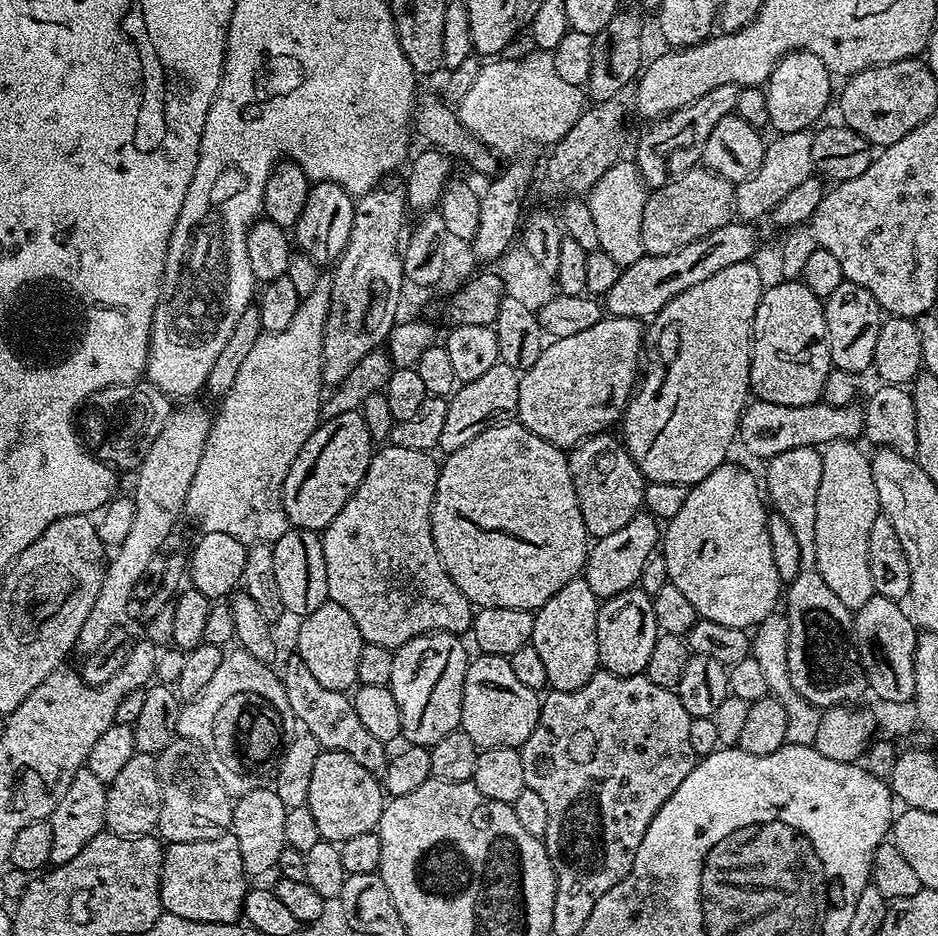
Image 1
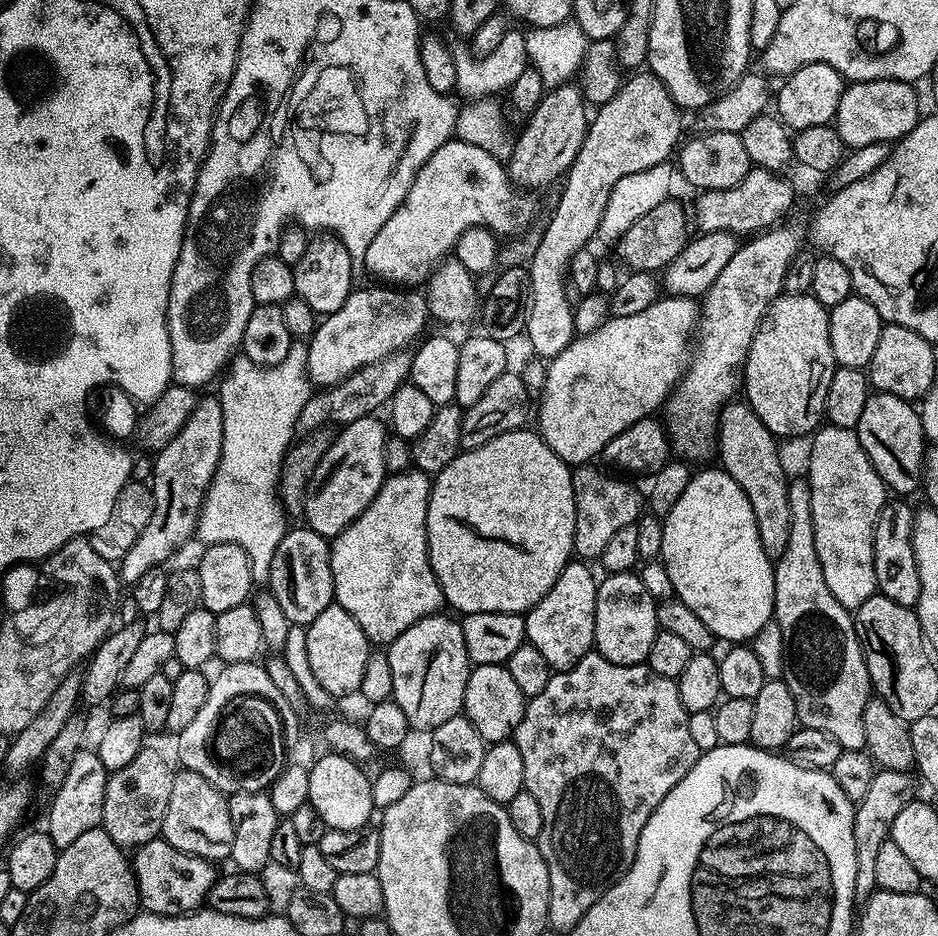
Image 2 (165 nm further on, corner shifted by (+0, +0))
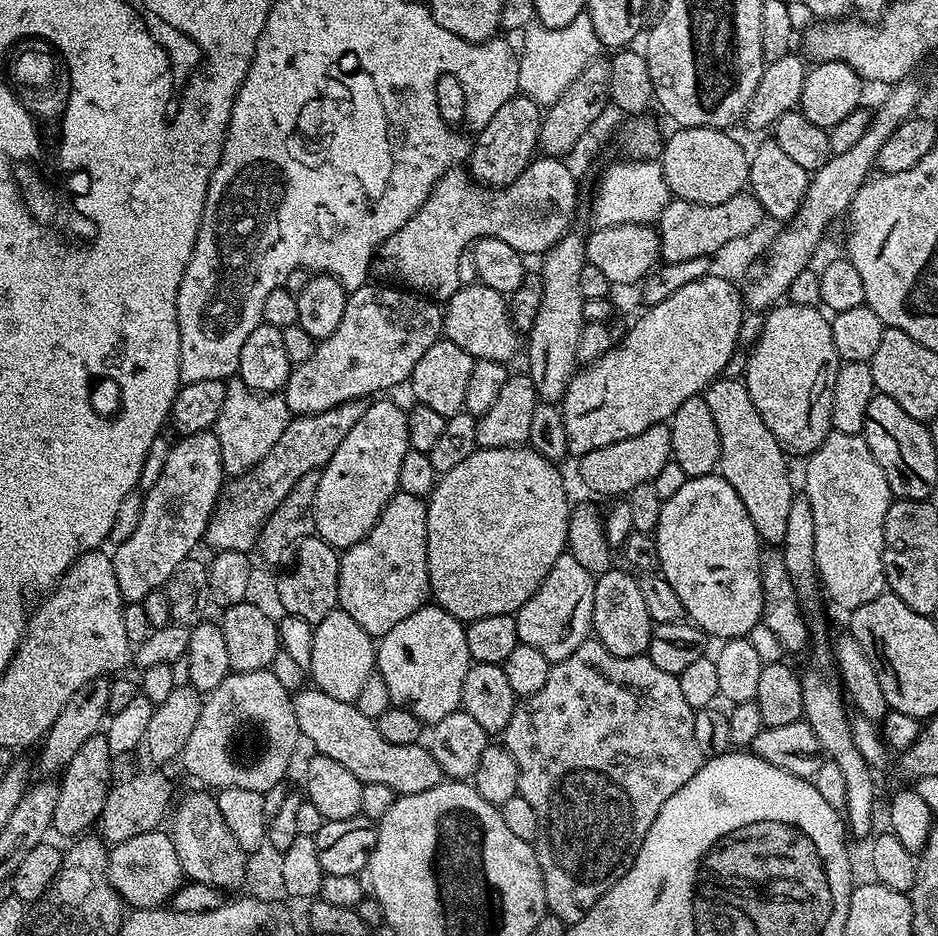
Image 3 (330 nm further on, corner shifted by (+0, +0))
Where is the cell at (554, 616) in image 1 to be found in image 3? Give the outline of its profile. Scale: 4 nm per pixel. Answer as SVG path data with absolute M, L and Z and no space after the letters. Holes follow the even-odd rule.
M563 555L550 566L550 574L538 586L536 593L515 613L520 643L534 646L553 662L570 658L578 646L589 639L594 614L594 586L596 577L570 555Z

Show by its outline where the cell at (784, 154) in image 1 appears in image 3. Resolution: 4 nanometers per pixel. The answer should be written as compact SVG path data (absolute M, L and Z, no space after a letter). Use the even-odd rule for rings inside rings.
M747 191L717 204L699 204L669 199L658 221L658 256L665 264L686 262L690 258L712 257L720 246L734 238L757 231L766 217L763 206Z

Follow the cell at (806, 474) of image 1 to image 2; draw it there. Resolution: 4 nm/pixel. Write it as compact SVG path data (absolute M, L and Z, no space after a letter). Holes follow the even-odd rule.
M793 479L788 486L788 497L790 539L786 541L786 550L782 558L774 564L774 620L781 627L785 647L782 679L786 686L790 686L790 694L794 694L796 719L803 727L830 734L830 738L834 738L834 742L838 742L841 749L863 749L866 730L862 726L862 714L874 689L864 661L864 650L860 647L860 639L856 637L854 616L849 609L840 605L834 594L830 594L830 586L826 586L826 578L822 578L818 550L814 550L814 518L807 479Z

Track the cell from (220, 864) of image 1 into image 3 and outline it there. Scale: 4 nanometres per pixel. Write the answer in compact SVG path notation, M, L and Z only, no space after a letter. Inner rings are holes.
M157 830L138 834L126 842L115 845L108 853L108 880L114 886L114 890L120 895L121 900L129 909L139 910L141 908L159 908L167 905L181 884L185 883L186 877L178 854L174 850L174 842L167 831Z

